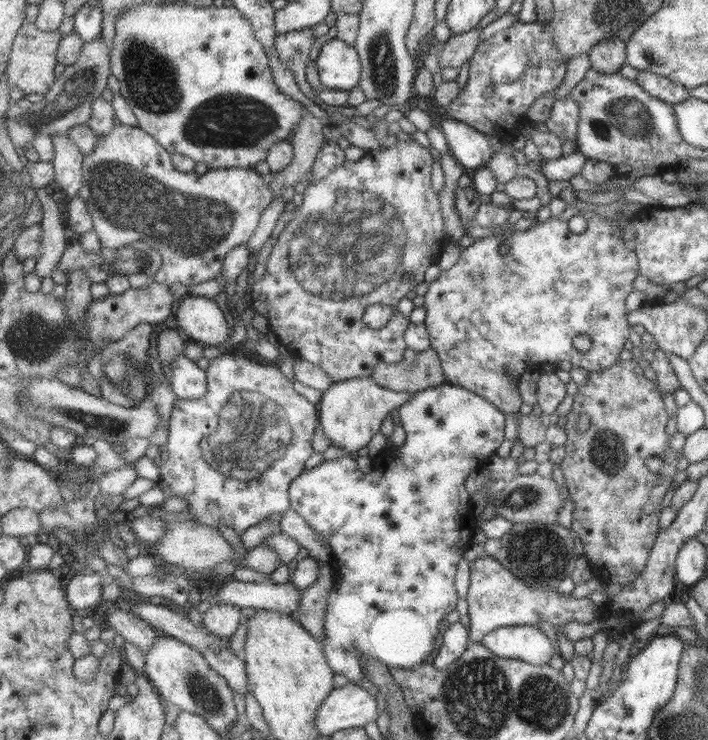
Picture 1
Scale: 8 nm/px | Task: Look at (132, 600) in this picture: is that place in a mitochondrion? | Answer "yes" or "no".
no

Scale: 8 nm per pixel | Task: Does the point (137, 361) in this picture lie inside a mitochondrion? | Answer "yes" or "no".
no

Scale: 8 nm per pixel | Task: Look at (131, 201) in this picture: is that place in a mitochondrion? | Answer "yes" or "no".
yes

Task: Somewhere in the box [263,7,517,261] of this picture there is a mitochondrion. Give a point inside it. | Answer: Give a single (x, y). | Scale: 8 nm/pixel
(382, 59)

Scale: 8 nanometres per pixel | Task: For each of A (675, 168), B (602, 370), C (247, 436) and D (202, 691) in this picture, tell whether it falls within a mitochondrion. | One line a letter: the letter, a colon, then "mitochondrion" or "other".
A: other
B: other
C: mitochondrion
D: mitochondrion

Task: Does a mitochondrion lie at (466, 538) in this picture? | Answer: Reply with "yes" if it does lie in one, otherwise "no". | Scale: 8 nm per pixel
no

